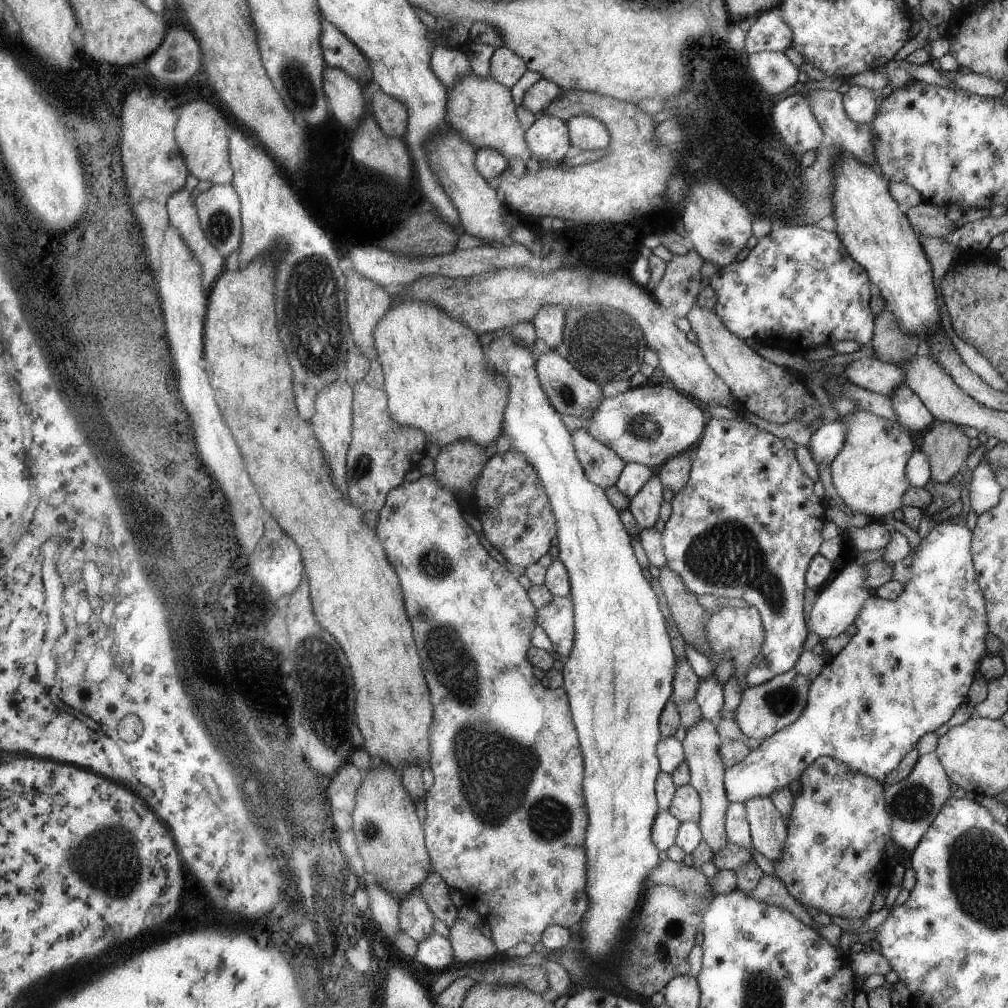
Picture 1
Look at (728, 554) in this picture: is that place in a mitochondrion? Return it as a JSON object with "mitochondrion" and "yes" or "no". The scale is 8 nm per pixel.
{"mitochondrion":"yes"}

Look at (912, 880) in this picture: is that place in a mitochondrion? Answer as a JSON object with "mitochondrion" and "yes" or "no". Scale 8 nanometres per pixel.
{"mitochondrion":"no"}

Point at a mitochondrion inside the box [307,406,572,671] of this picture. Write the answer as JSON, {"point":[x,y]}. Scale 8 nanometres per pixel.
{"point":[434,563]}

